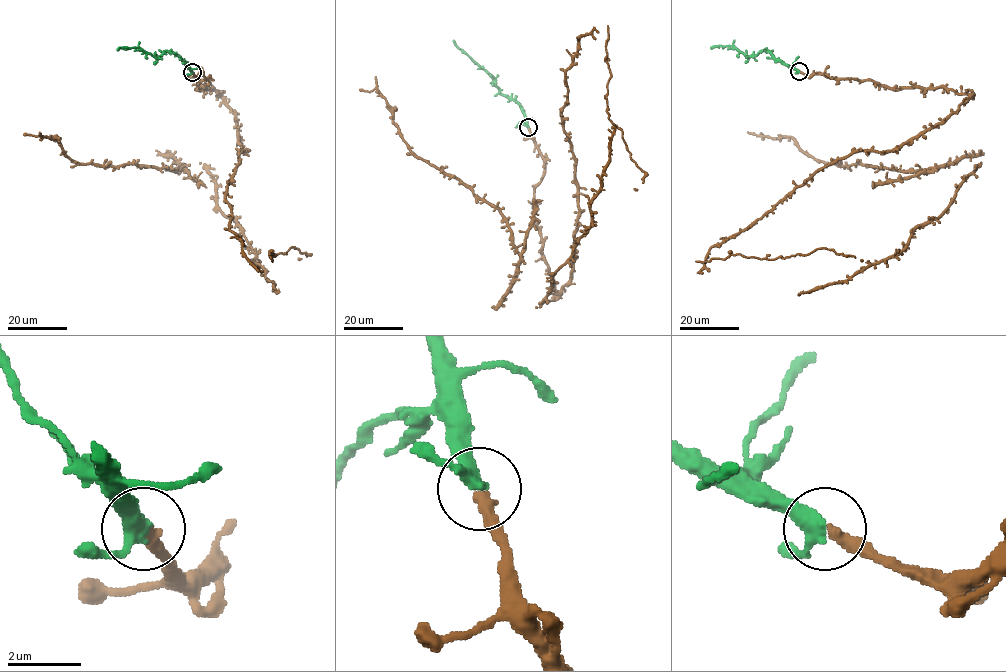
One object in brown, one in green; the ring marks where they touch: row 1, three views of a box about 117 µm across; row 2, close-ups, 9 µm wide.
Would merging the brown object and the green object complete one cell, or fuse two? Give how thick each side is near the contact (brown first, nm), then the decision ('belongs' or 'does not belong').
360/360 nm | belongs

